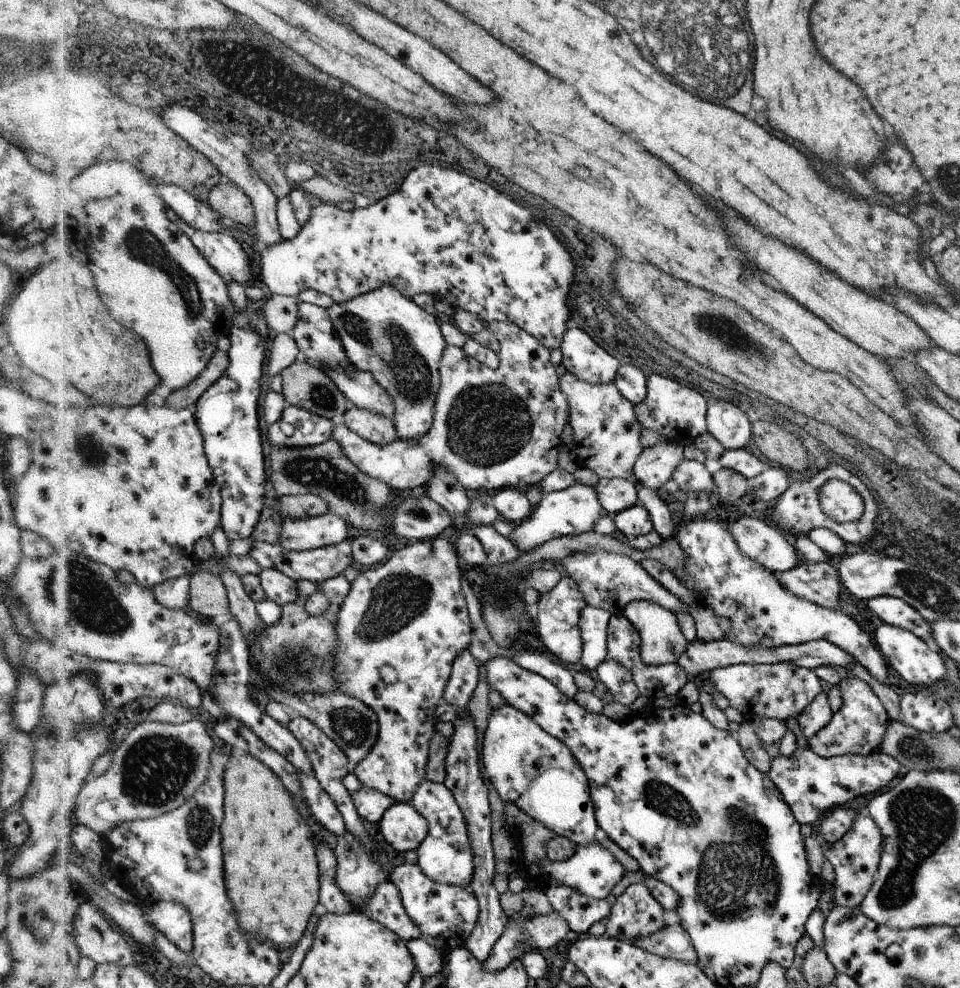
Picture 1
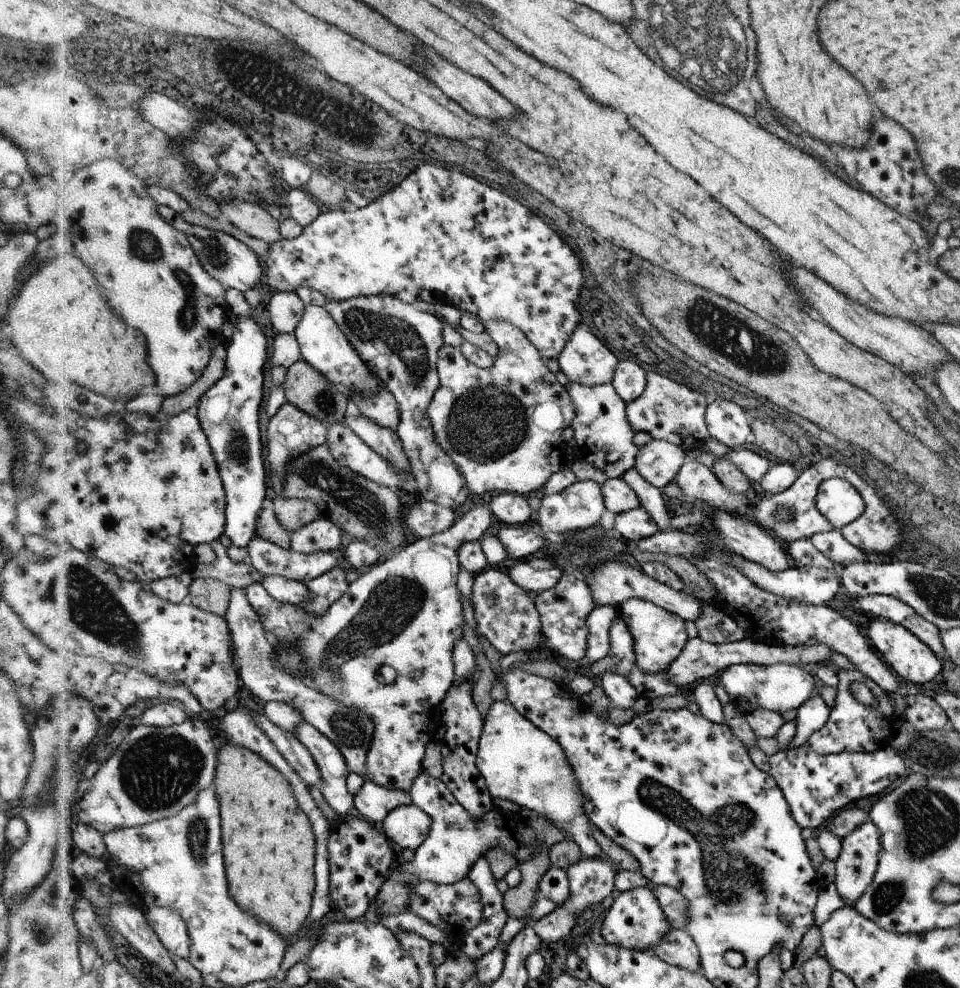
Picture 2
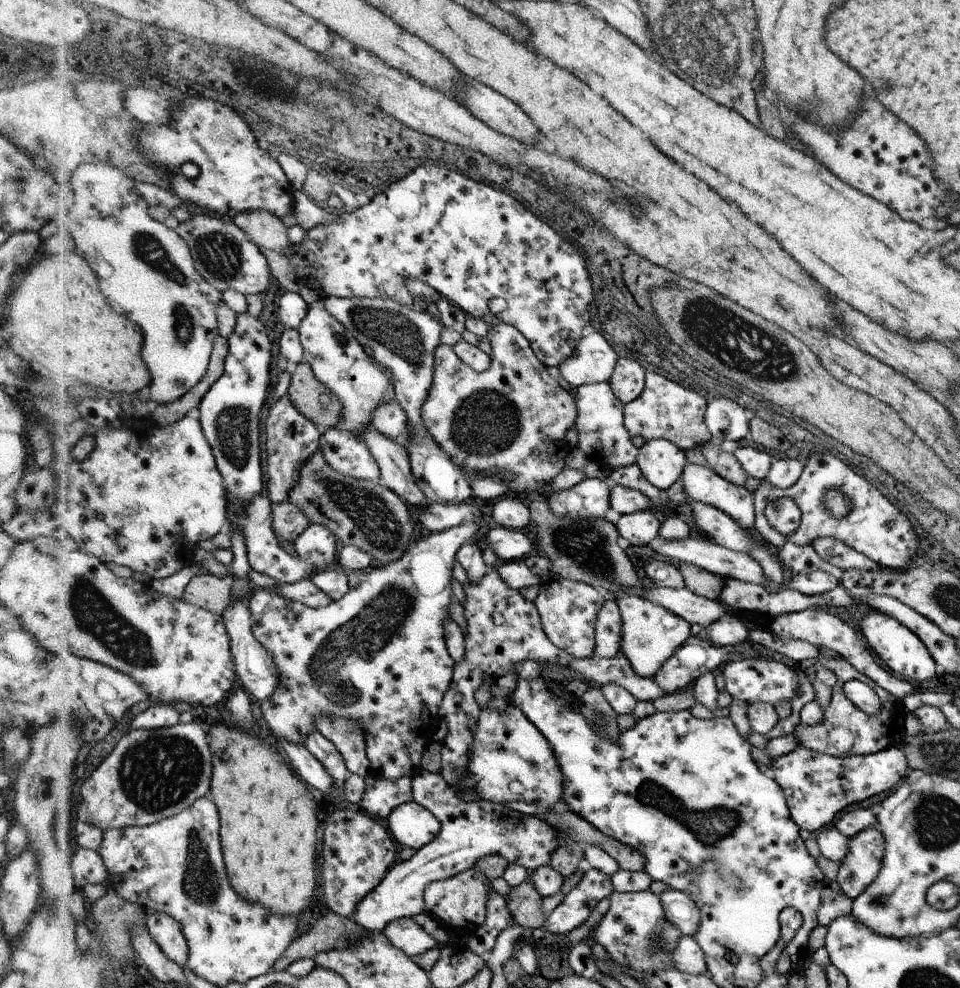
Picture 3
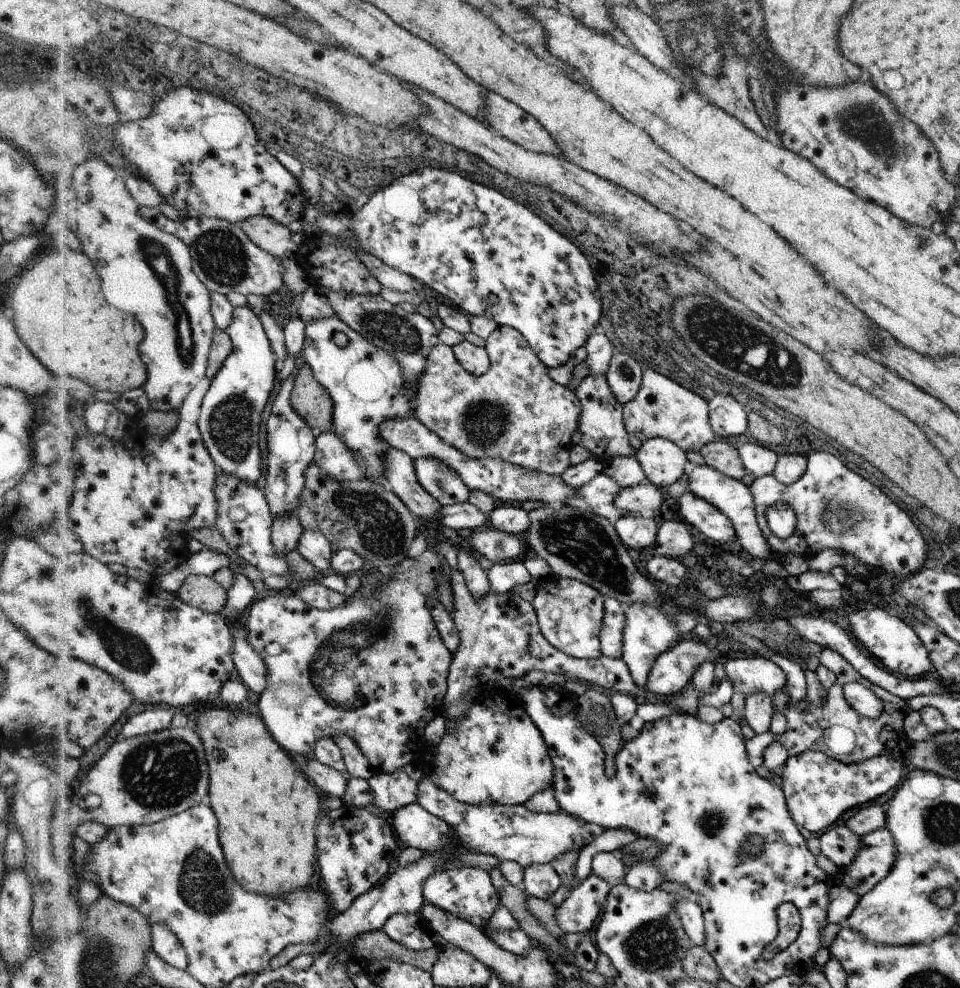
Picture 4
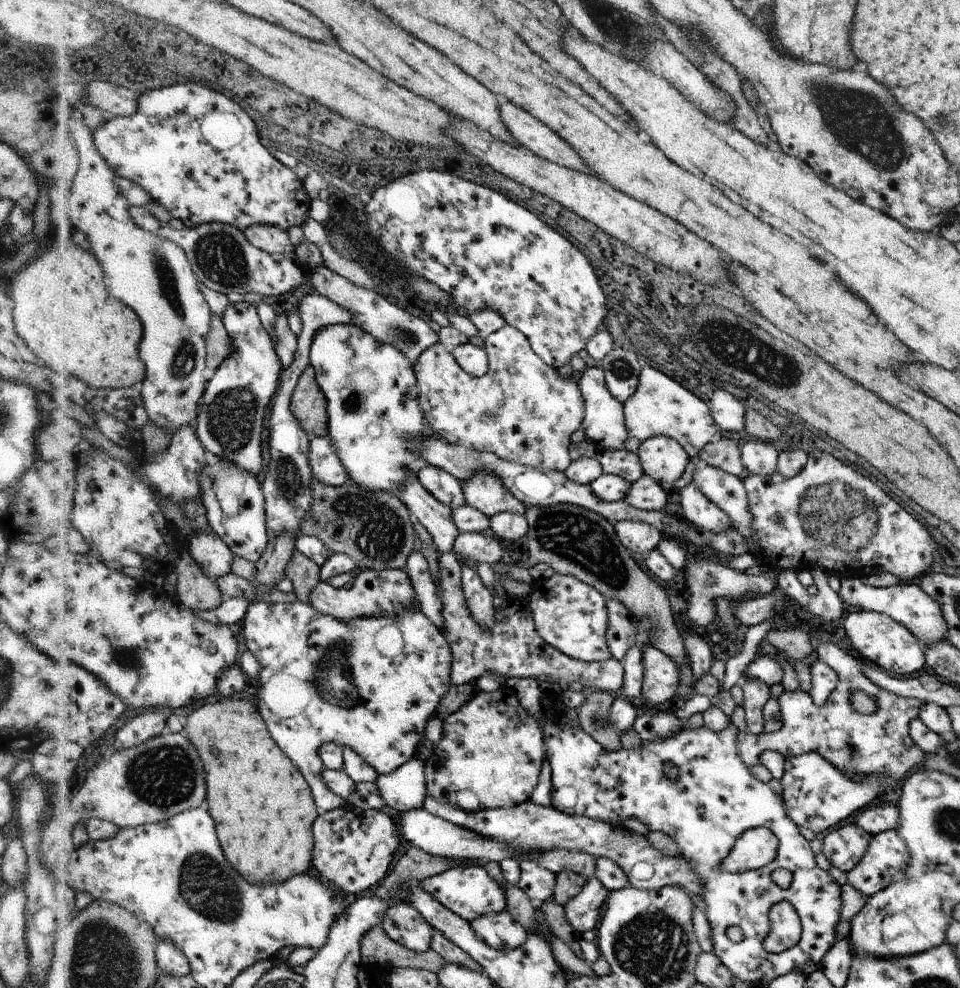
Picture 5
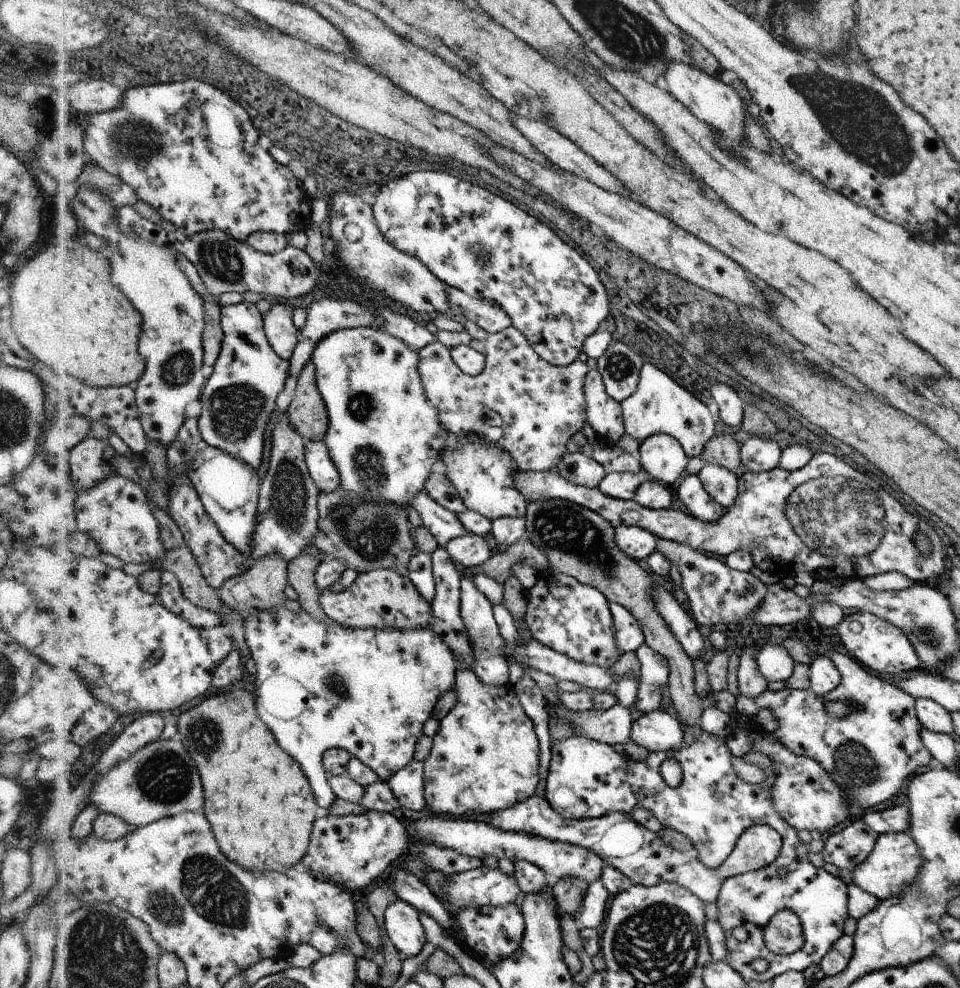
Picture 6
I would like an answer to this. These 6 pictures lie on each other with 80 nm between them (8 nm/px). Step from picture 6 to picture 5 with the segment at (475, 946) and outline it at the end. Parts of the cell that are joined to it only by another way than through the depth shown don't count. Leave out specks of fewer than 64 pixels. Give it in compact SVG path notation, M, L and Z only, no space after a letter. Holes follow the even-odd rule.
M506 908L494 914L477 916L477 919L468 922L473 928L475 935L493 949L511 951L512 949L521 947L522 944L527 941L528 934L524 925L521 923L521 921L517 920L513 913L506 910Z

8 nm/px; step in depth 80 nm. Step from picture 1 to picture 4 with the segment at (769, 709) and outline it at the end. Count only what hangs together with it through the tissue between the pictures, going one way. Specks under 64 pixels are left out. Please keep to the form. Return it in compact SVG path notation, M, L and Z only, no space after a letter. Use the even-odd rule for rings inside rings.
M763 656L730 660L725 664L725 671L726 677L730 678L734 684L734 692L742 692L746 697L752 693L766 693L773 698L775 692L786 690L786 675L782 669L772 660Z

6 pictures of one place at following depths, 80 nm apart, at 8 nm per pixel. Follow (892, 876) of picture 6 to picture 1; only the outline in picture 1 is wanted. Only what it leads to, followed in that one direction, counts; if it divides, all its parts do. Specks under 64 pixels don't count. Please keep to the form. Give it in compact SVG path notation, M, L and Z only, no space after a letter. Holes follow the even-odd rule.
M865 810L858 811L852 828L840 840L833 843L825 854L836 875L832 885L835 889L833 899L836 905L856 908L864 902L880 868L882 854L884 844L880 826Z

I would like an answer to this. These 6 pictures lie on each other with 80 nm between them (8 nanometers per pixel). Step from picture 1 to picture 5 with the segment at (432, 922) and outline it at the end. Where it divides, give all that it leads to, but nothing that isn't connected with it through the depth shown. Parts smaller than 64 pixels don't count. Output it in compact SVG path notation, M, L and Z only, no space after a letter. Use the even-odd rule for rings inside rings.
M483 864L450 868L419 883L440 904L458 916L473 921L477 916L500 912L507 905L504 887L485 869Z

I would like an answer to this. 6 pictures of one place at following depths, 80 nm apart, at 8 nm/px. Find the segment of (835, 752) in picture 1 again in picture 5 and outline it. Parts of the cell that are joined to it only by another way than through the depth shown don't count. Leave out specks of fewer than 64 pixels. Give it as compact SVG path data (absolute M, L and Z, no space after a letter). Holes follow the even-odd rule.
M818 642L816 645L819 660L829 664L839 676L836 688L828 695L824 704L817 704L813 697L797 689L785 691L776 700L781 712L782 727L771 733L752 735L748 731L740 732L738 750L746 765L758 764L762 752L771 750L785 757L804 755L805 753L822 752L822 744L828 748L838 748L838 764L846 764L846 768L860 770L858 774L850 772L850 780L860 780L870 775L885 775L893 781L892 788L905 779L914 766L925 762L927 754L915 744L909 733L910 723L920 715L922 701L909 699L888 692L874 684L864 673L859 659L848 654L838 645ZM856 691L865 692L877 704L872 714L859 713L852 704L851 696Z

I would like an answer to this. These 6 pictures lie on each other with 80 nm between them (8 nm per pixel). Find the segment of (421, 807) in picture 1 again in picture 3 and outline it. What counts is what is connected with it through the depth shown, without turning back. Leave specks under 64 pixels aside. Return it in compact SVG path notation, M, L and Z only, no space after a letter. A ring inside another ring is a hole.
M420 768L414 774L413 800L424 808L429 809L441 821L441 831L432 842L429 842L425 847L419 848L409 860L392 866L382 879L382 882L374 890L366 894L356 905L352 920L370 933L382 933L383 928L388 926L389 923L404 917L415 917L424 912L424 890L430 883L449 879L451 876L461 874L466 869L476 867L475 862L483 856L498 855L505 858L510 864L519 864L527 870L535 870L538 867L548 865L552 859L553 852L563 844L559 837L559 832L554 831L555 828L553 826L550 826L538 816L520 813L504 803L484 803L482 800L465 801L443 779L440 772L431 773L424 768Z

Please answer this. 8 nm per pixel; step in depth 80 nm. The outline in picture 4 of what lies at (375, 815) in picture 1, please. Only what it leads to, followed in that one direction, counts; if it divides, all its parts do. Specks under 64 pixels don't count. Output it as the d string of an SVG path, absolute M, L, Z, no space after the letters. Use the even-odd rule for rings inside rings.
M408 764L393 773L375 772L367 781L373 804L391 814L417 802L419 782L426 776L422 770Z

